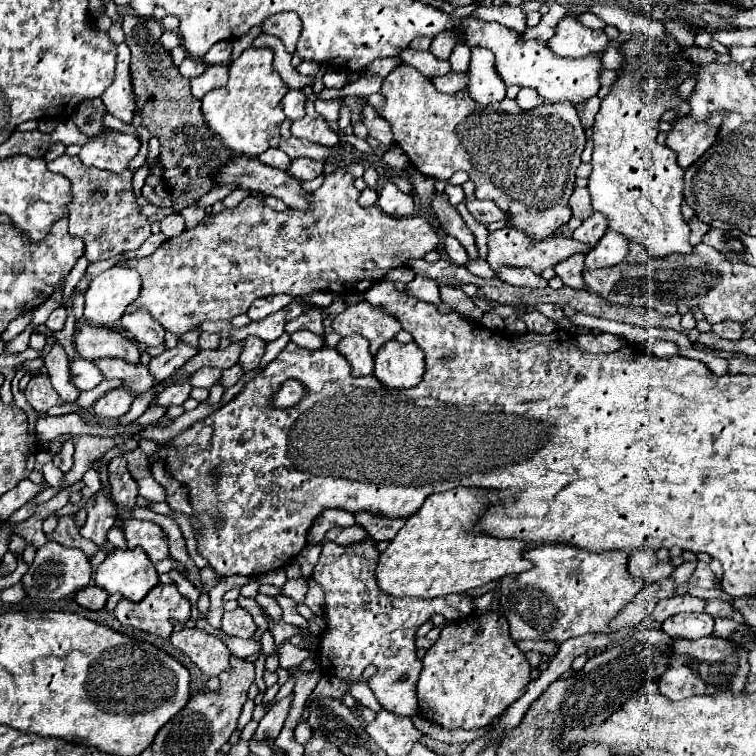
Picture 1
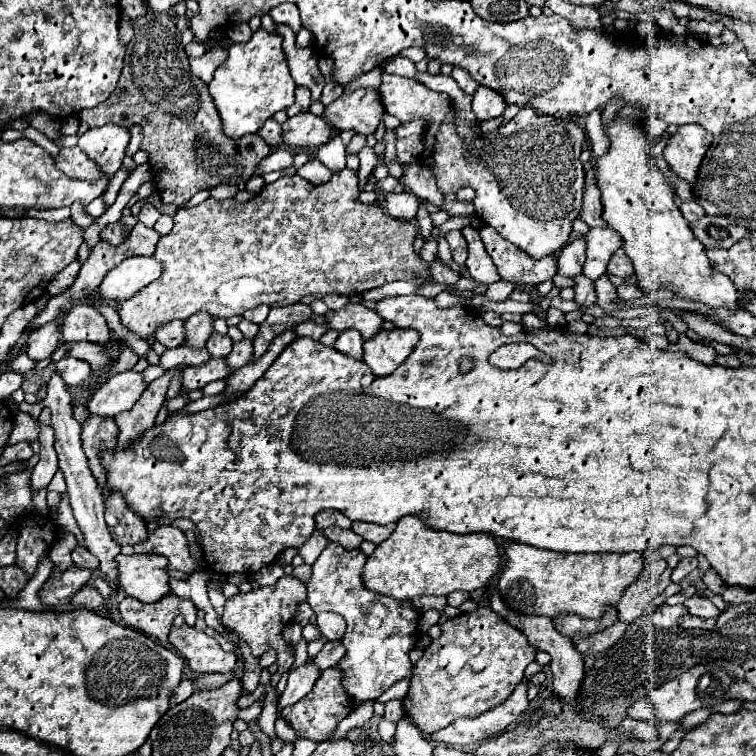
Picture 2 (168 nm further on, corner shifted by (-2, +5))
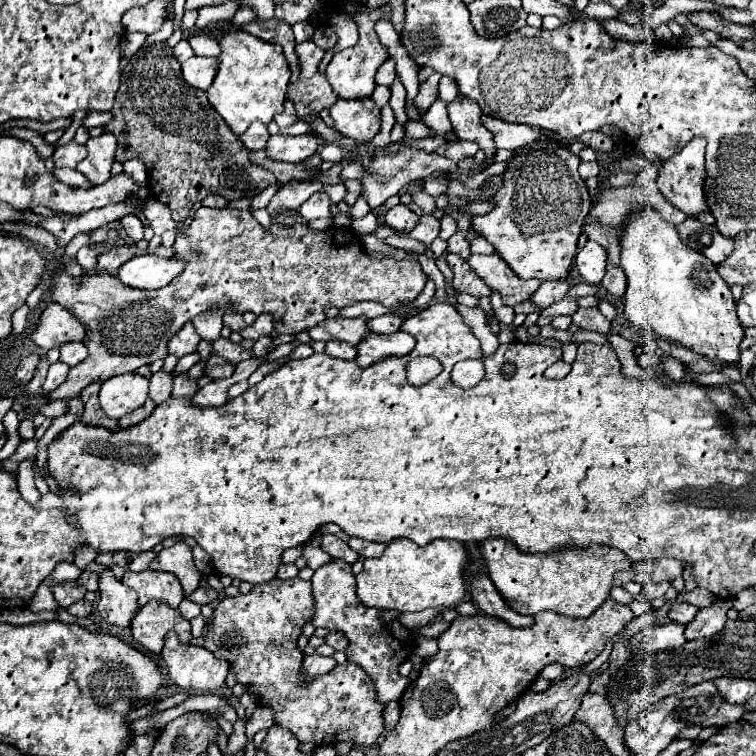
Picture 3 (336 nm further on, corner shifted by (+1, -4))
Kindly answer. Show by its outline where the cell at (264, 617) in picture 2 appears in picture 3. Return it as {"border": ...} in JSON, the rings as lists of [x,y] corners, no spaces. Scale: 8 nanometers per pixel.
{"border":[[[299,577],[295,579],[271,579],[267,583],[255,585],[247,595],[235,595],[225,597],[215,603],[213,607],[213,619],[205,625],[203,633],[203,647],[211,651],[217,659],[225,659],[231,665],[231,671],[235,673],[235,679],[239,685],[253,685],[257,689],[257,701],[263,707],[273,709],[275,725],[287,727],[295,733],[295,737],[305,743],[311,741],[315,745],[335,745],[339,741],[353,741],[357,745],[375,745],[379,735],[385,731],[383,721],[383,709],[377,701],[377,691],[373,681],[367,677],[367,673],[355,665],[355,663],[343,663],[331,669],[327,675],[321,677],[305,677],[301,671],[303,663],[303,651],[297,647],[297,639],[303,633],[303,627],[313,619],[315,615],[315,599],[311,581],[303,581]]]}

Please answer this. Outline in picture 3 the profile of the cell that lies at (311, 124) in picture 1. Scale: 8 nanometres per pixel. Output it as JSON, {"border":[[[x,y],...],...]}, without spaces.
{"border":[[[307,133],[307,135],[297,135],[297,137],[287,137],[287,135],[271,135],[267,141],[267,157],[271,161],[287,161],[287,163],[301,163],[309,159],[311,155],[317,153],[317,137]]]}

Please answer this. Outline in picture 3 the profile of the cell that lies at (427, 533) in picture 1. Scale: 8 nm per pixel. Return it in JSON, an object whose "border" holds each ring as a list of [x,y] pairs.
{"border":[[[399,539],[387,545],[383,557],[365,559],[363,571],[357,575],[357,595],[365,607],[423,611],[427,607],[453,607],[461,603],[465,595],[463,563],[467,563],[467,551],[463,543],[439,539],[425,547],[417,547],[413,541]]]}

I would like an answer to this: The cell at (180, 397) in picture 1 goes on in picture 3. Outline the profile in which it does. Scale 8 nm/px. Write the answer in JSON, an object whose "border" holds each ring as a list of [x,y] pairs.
{"border":[[[213,355],[213,357],[209,359],[209,363],[207,363],[205,375],[207,375],[209,379],[217,381],[217,379],[231,377],[233,371],[235,371],[235,363],[229,363],[227,359],[223,359],[223,357],[219,357],[219,355]]]}

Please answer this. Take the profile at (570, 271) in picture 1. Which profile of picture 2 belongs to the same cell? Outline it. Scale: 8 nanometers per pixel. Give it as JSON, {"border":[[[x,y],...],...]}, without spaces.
{"border":[[[584,274],[574,276],[574,292],[576,292],[576,302],[582,306],[592,306],[596,302],[596,292],[594,292],[594,282],[586,278]]]}

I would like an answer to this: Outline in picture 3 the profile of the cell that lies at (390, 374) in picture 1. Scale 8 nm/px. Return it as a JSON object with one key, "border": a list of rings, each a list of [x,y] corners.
{"border":[[[397,331],[393,335],[381,335],[381,333],[369,333],[359,345],[357,345],[357,357],[355,361],[361,367],[373,365],[375,361],[383,357],[403,357],[415,347],[415,339],[405,333]]]}

